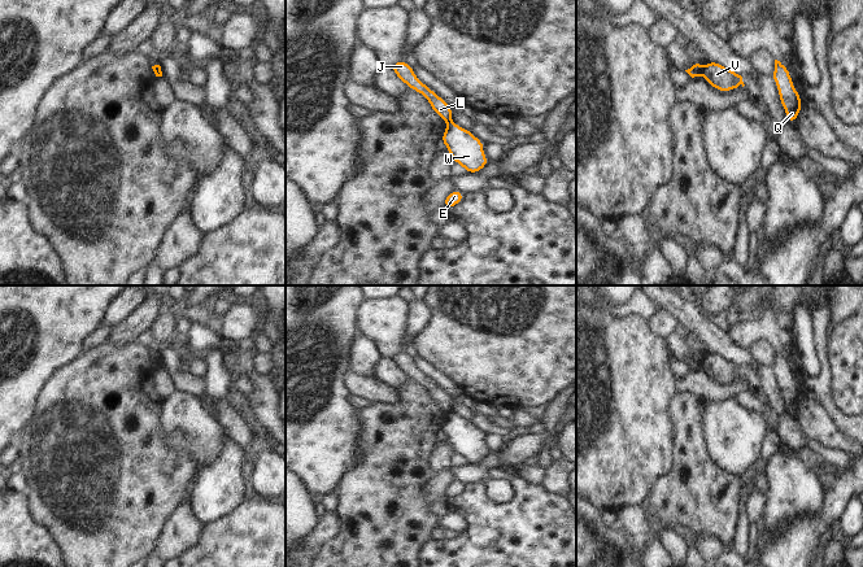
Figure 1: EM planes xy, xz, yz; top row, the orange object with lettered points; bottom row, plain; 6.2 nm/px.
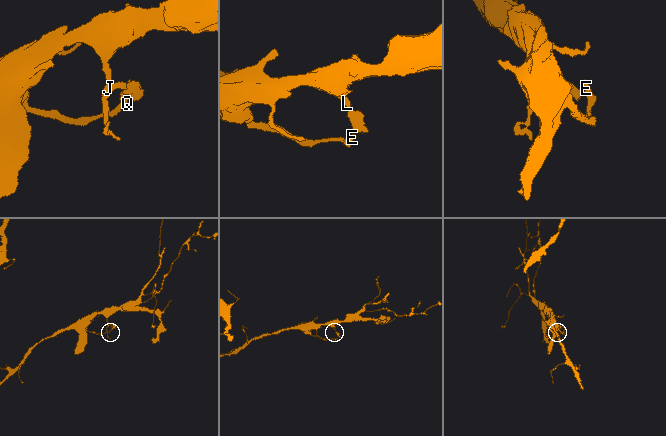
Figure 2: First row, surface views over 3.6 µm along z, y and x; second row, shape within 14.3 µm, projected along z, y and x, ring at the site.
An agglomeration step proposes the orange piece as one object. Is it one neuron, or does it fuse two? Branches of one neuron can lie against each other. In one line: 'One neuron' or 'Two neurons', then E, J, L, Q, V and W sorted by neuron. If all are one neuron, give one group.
Two neurons. Groups: E J L Q / V W

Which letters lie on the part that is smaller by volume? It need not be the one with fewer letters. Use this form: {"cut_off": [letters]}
{"cut_off": ["V", "W"]}

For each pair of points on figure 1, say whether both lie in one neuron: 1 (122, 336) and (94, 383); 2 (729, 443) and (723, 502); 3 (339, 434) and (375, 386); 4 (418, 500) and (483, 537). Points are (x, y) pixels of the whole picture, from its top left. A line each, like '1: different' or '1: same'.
1: different
2: different
3: different
4: different

